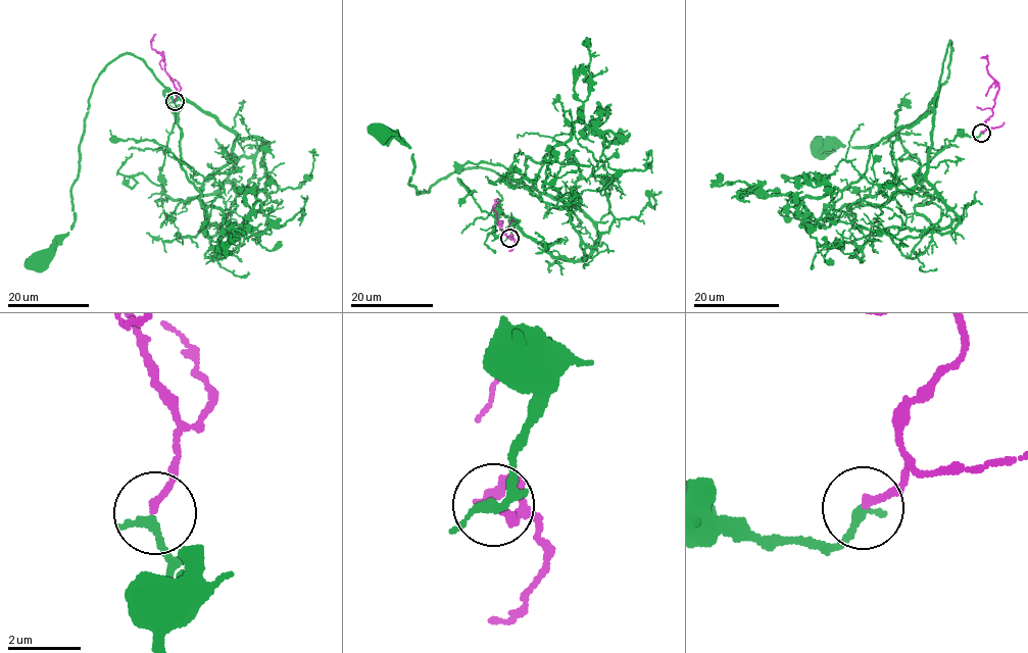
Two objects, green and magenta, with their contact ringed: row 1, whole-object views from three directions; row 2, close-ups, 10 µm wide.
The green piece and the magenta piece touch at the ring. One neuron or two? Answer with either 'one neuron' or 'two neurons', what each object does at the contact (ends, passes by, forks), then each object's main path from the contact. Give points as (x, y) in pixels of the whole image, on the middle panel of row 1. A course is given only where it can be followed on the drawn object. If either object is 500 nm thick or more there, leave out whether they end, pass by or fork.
one neuron | green passes by | magenta ends | green via (508, 237), (497, 210), (496, 236), (571, 260), (598, 233), (488, 169), (418, 194), (380, 130) | magenta via (508, 237), (511, 239), (512, 236), (502, 234), (492, 208), (499, 201)

